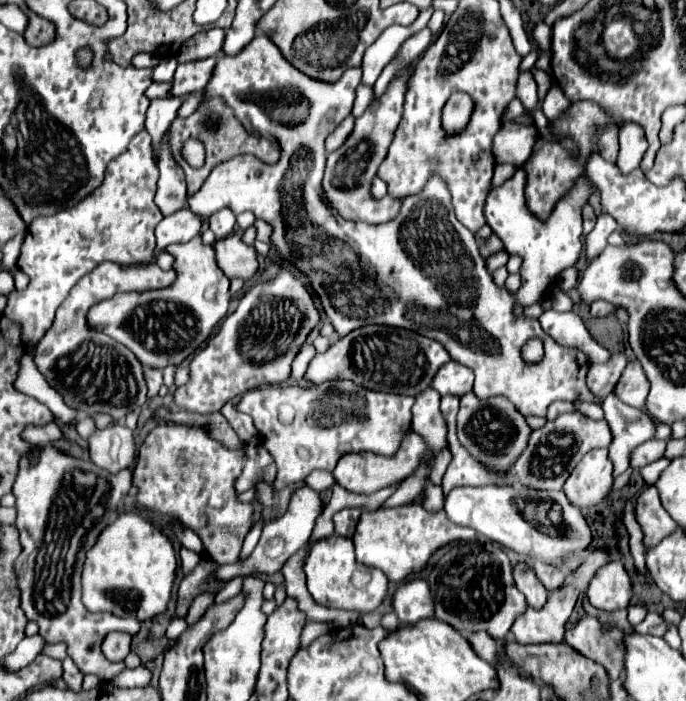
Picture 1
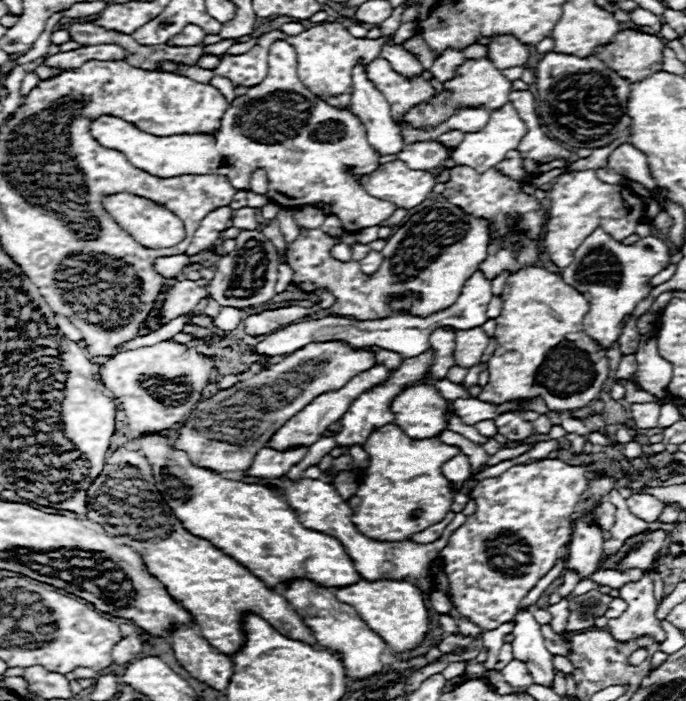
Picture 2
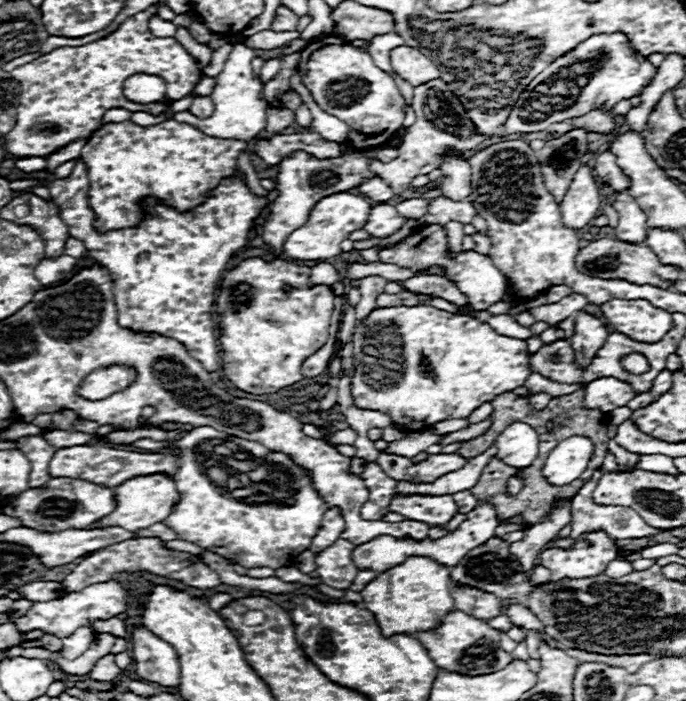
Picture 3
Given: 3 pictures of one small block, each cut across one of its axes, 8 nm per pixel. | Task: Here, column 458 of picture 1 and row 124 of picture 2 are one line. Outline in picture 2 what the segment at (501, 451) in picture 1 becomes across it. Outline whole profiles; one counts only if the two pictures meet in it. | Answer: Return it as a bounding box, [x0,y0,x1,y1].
[404,58,512,128]

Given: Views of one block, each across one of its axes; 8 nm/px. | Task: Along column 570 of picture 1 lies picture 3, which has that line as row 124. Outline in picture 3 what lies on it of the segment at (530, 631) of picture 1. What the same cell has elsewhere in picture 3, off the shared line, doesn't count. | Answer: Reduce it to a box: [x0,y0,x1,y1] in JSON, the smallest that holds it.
[572,110,614,134]

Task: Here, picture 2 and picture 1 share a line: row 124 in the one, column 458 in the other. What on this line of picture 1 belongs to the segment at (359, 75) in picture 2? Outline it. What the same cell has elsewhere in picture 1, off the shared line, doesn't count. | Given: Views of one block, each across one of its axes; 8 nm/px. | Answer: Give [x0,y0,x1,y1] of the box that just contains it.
[430,362,474,396]

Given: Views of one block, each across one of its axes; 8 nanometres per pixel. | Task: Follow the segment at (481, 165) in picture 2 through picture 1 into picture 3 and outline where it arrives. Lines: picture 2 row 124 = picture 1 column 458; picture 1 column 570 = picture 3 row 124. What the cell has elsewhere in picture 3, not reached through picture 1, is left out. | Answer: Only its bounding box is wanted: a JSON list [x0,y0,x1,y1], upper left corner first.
[502,34,658,134]

